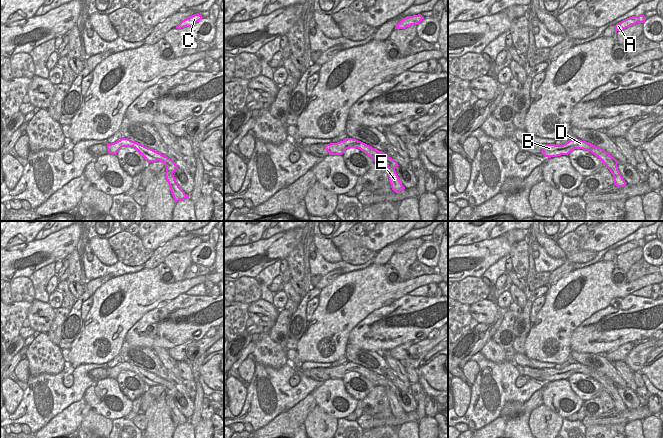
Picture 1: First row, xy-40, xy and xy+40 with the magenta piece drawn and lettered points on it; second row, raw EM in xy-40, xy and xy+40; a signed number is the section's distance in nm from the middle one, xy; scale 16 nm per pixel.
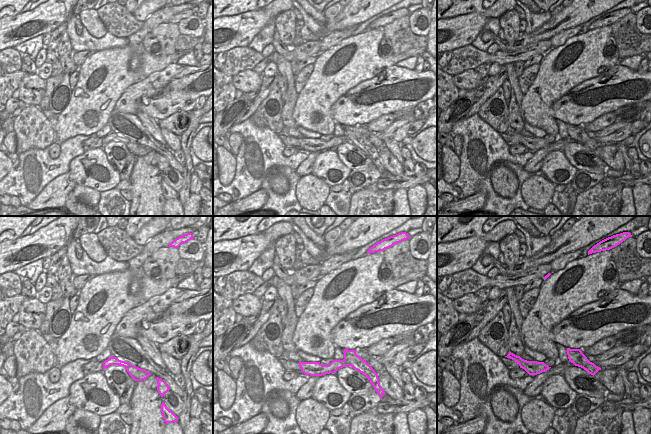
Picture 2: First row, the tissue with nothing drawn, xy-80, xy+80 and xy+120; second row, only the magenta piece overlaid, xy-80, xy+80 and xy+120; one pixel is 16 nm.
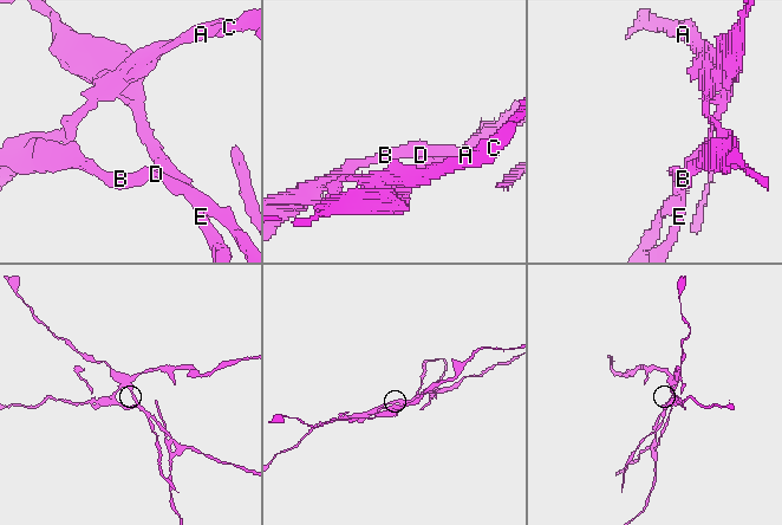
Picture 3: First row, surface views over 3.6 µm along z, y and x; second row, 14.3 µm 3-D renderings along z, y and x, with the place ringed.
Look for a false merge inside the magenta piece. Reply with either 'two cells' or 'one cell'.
two cells

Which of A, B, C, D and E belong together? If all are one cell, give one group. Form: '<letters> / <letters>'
A B C D / E

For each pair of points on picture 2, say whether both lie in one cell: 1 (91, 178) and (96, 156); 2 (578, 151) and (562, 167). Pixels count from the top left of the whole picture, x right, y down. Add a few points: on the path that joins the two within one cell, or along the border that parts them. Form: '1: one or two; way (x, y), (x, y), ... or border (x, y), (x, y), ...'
1: one; way (85, 174), (83, 166), (89, 163)
2: two; border (561, 150), (567, 160), (577, 169)

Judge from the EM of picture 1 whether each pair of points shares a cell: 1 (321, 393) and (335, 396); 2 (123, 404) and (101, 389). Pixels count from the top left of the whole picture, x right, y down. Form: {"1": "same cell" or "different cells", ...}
{"1": "same cell", "2": "same cell"}

